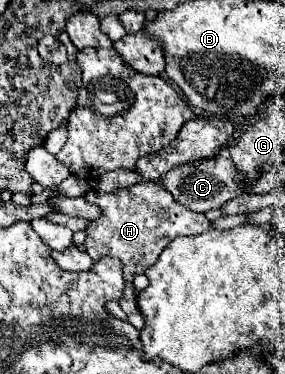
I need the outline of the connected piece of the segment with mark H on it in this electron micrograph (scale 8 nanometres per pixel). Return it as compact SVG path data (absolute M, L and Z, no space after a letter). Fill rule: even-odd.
M138 182L116 194L90 190L84 194L84 198L102 210L102 216L98 220L90 220L86 226L86 252L94 260L100 260L102 256L116 256L122 262L124 296L120 298L120 308L126 312L132 326L142 328L144 320L140 320L136 304L132 304L132 296L136 296L132 278L144 272L147 266L146 256L159 256L176 236L196 236L209 230L212 222L203 213L192 212L186 206L178 204L172 194L156 182Z

